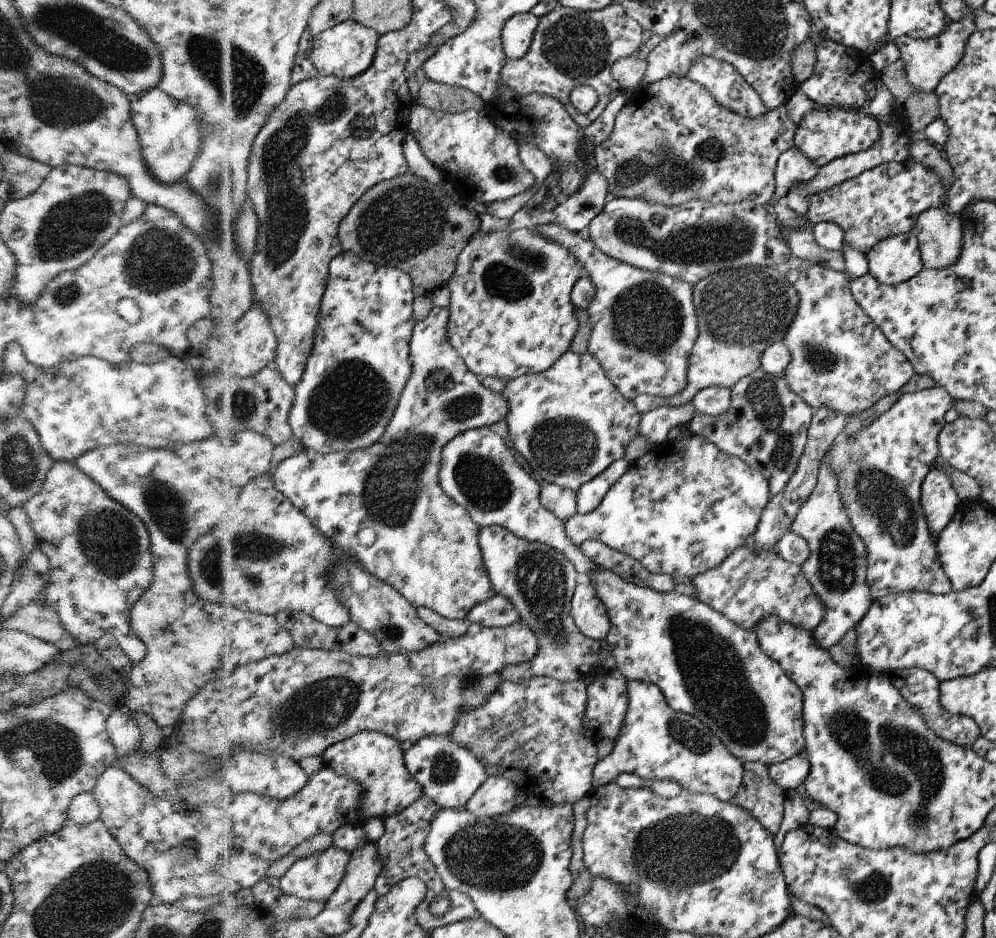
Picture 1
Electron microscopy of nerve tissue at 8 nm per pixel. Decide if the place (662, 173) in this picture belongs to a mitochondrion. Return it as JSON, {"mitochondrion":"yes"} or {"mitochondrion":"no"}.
{"mitochondrion":"yes"}

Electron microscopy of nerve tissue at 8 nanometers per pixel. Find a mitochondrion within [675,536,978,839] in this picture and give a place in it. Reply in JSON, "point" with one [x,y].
{"point":[906,758]}

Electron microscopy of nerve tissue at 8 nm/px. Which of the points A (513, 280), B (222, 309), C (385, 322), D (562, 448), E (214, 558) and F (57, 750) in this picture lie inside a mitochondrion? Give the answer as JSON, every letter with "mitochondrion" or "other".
{"A":"mitochondrion","B":"other","C":"other","D":"mitochondrion","E":"mitochondrion","F":"mitochondrion"}

